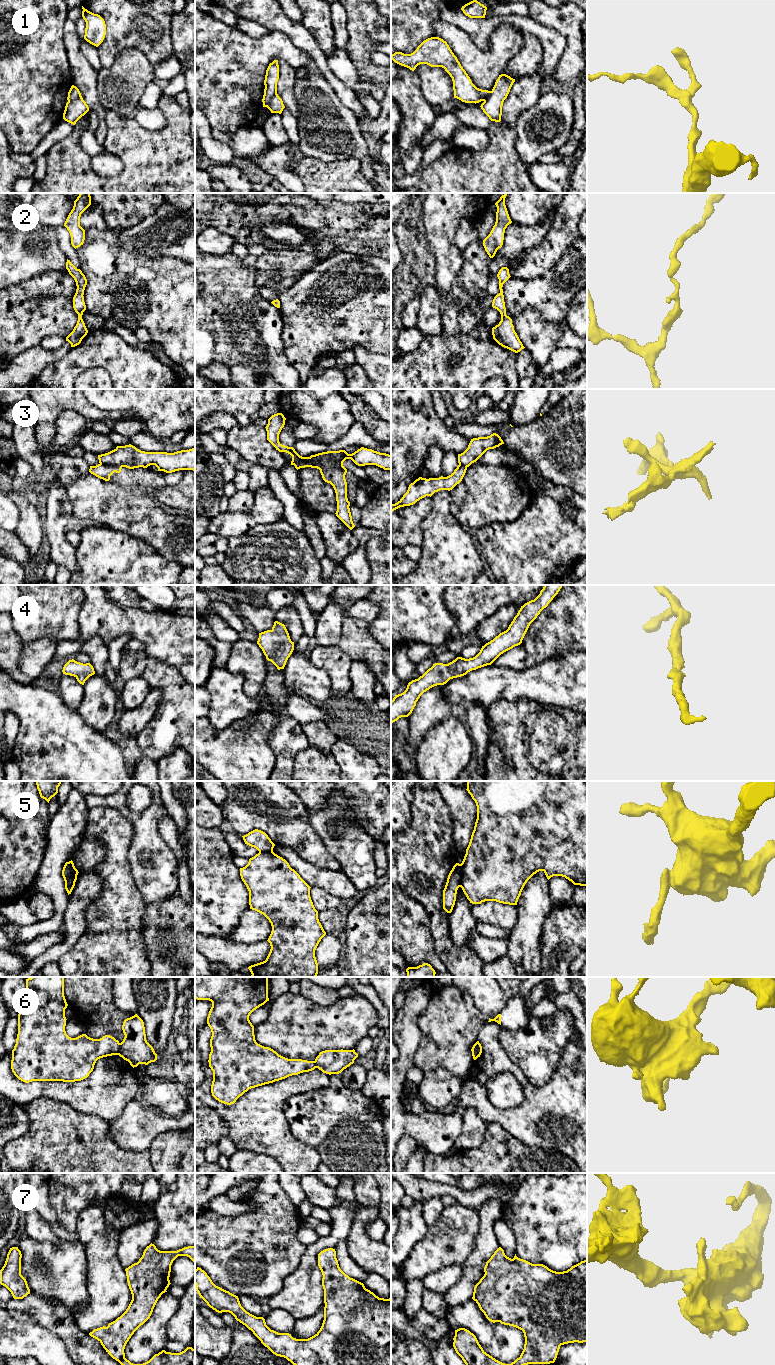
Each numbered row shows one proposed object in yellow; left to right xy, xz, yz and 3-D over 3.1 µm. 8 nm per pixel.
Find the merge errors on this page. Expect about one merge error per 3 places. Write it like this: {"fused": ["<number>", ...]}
{"fused": ["1", "3", "5", "6"]}

